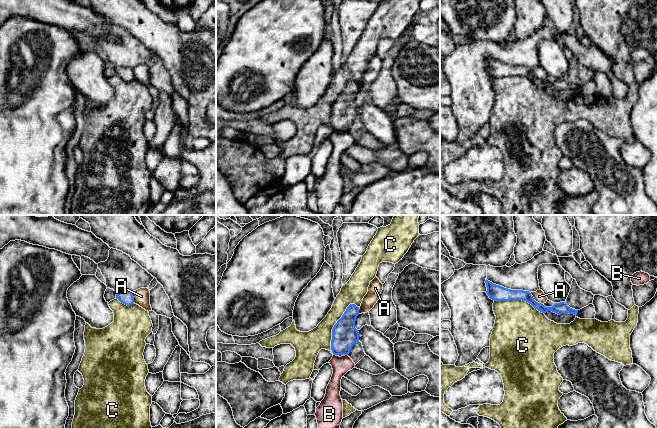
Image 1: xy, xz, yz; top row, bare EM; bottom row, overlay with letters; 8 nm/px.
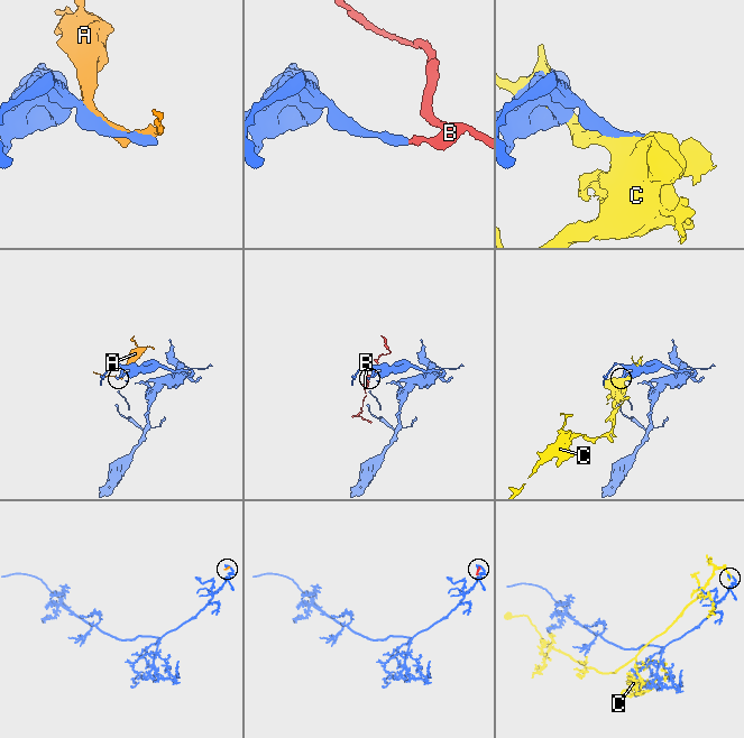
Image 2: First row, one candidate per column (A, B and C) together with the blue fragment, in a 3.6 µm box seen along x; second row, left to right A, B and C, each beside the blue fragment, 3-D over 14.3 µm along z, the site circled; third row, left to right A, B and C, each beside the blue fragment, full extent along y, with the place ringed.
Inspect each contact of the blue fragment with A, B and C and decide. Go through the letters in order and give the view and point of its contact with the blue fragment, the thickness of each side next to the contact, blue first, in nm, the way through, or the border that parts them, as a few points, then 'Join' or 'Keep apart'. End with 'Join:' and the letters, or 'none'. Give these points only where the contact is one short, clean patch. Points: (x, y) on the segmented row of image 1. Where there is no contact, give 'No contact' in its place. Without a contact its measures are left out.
A: Touches blue at yz (534, 300). Thickness 110 nm (blue) against 90 nm. Keep apart
B: Touches blue at xz (334, 354). Thickness 200 nm (blue) against 140 nm. Boundary: xz (333, 353), (335, 355). Keep apart
C: Touches blue at xz (333, 327). Thickness 200 nm (blue) against 200 nm. Keep apart
Join: none

